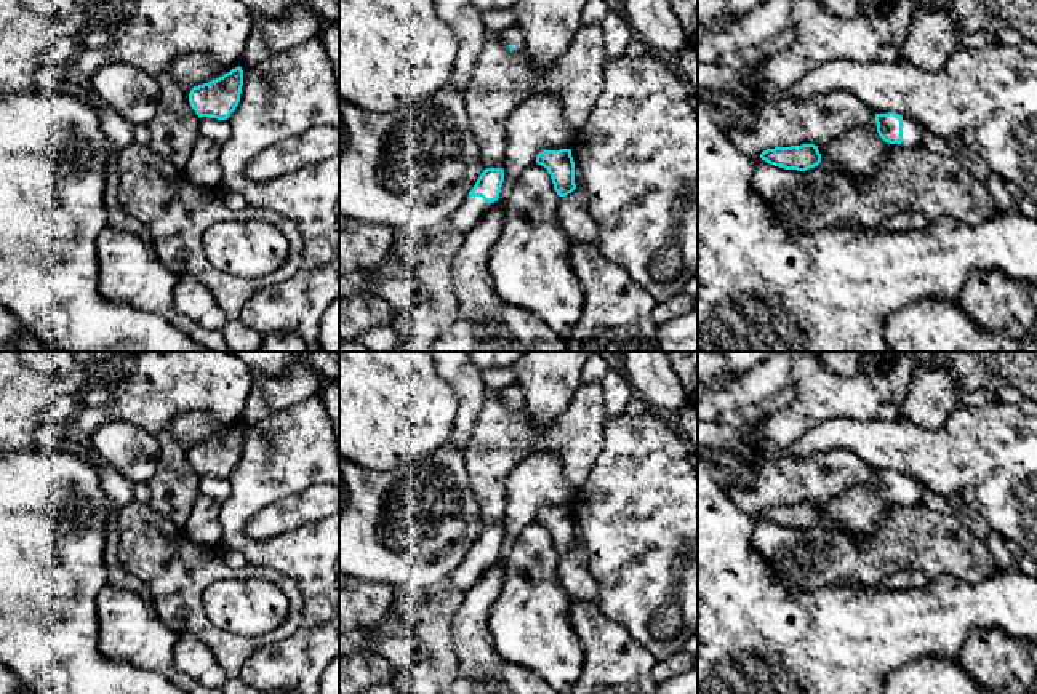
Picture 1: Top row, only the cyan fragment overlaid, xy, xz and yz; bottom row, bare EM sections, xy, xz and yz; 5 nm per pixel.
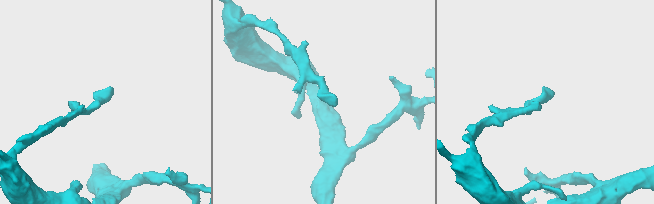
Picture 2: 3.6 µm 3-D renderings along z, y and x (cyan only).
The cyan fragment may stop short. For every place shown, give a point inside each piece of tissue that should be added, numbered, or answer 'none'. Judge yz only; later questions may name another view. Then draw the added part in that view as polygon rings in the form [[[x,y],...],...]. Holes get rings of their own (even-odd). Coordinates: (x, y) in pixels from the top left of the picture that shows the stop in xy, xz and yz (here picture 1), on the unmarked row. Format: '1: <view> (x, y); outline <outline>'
1: yz (912, 490); outline [[[903,473],[903,501],[899,504],[919,505],[925,491],[927,486],[922,481]]]

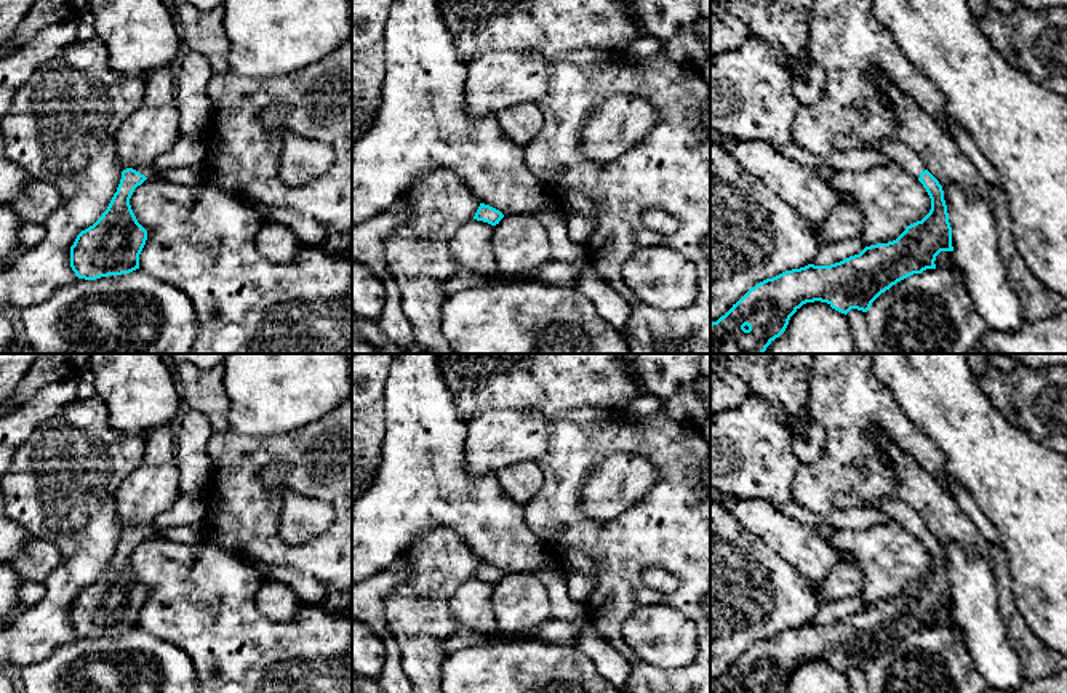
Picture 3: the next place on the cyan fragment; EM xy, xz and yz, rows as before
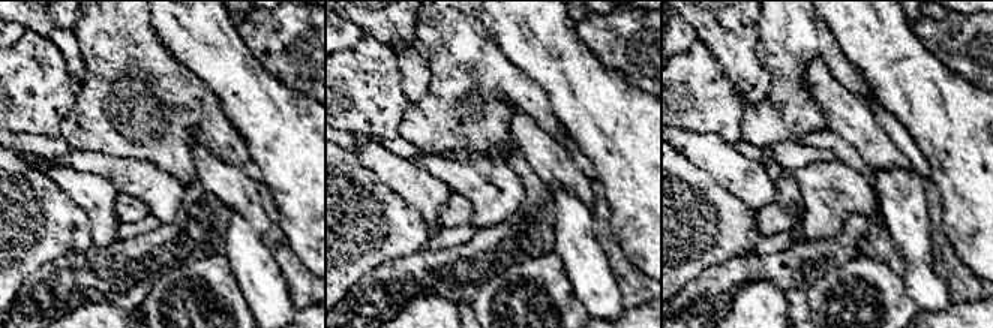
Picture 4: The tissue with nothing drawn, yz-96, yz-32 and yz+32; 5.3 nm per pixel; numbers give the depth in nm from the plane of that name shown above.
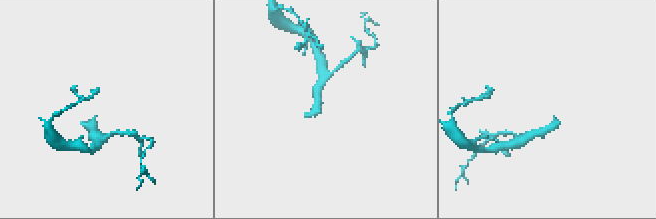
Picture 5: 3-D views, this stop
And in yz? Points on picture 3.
1: yz (896, 509); outline [[[899,498],[878,499],[873,509],[883,511],[894,523],[899,523],[913,536],[920,536],[920,531],[926,528],[920,514]]]

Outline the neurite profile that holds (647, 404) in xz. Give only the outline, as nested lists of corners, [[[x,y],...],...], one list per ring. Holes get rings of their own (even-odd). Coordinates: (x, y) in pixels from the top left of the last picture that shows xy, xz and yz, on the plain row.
[[[645,392],[629,402],[625,411],[635,416],[649,416],[662,411],[661,402],[649,392]]]

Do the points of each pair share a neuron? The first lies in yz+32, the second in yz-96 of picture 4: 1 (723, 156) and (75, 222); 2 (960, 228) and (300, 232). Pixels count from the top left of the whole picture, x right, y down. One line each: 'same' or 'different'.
1: different
2: same

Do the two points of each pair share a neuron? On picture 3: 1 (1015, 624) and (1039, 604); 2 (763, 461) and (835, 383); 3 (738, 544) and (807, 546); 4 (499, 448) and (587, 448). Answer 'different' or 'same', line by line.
1: different
2: different
3: different
4: different

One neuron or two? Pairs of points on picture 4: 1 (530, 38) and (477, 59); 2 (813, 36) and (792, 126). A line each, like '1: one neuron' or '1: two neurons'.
1: two neurons
2: one neuron

